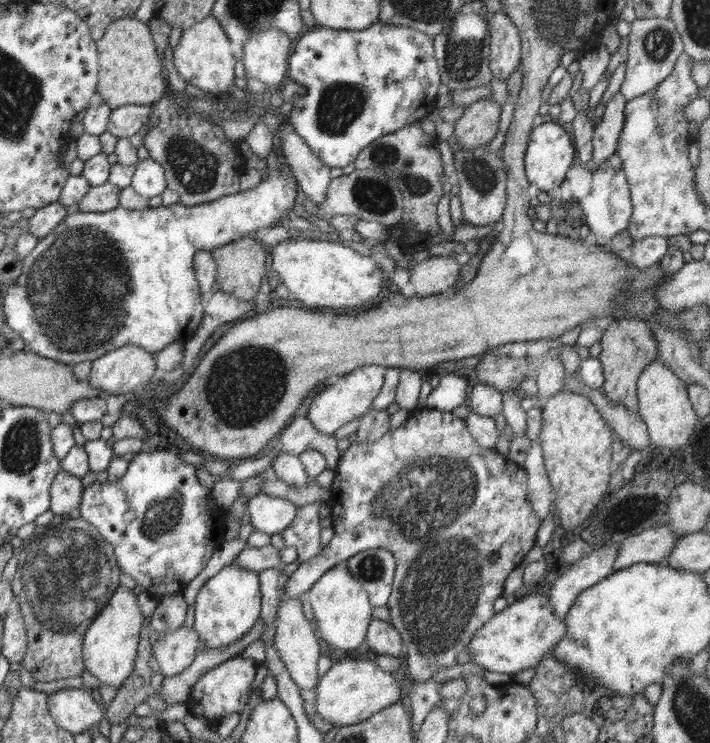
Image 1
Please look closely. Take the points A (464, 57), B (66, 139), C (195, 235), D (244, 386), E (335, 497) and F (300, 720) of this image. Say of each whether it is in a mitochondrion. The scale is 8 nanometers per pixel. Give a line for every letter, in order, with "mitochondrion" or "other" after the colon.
A: mitochondrion
B: other
C: other
D: mitochondrion
E: other
F: other

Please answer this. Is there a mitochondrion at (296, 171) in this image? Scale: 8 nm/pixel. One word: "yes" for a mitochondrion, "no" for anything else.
no

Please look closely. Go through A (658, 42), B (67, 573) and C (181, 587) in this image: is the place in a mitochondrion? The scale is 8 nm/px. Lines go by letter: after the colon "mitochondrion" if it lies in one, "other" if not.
A: mitochondrion
B: mitochondrion
C: other

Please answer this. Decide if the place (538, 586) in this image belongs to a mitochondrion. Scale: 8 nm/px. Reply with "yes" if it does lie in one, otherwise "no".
no

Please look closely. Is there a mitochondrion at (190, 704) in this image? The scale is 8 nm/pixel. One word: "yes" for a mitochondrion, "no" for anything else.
no

